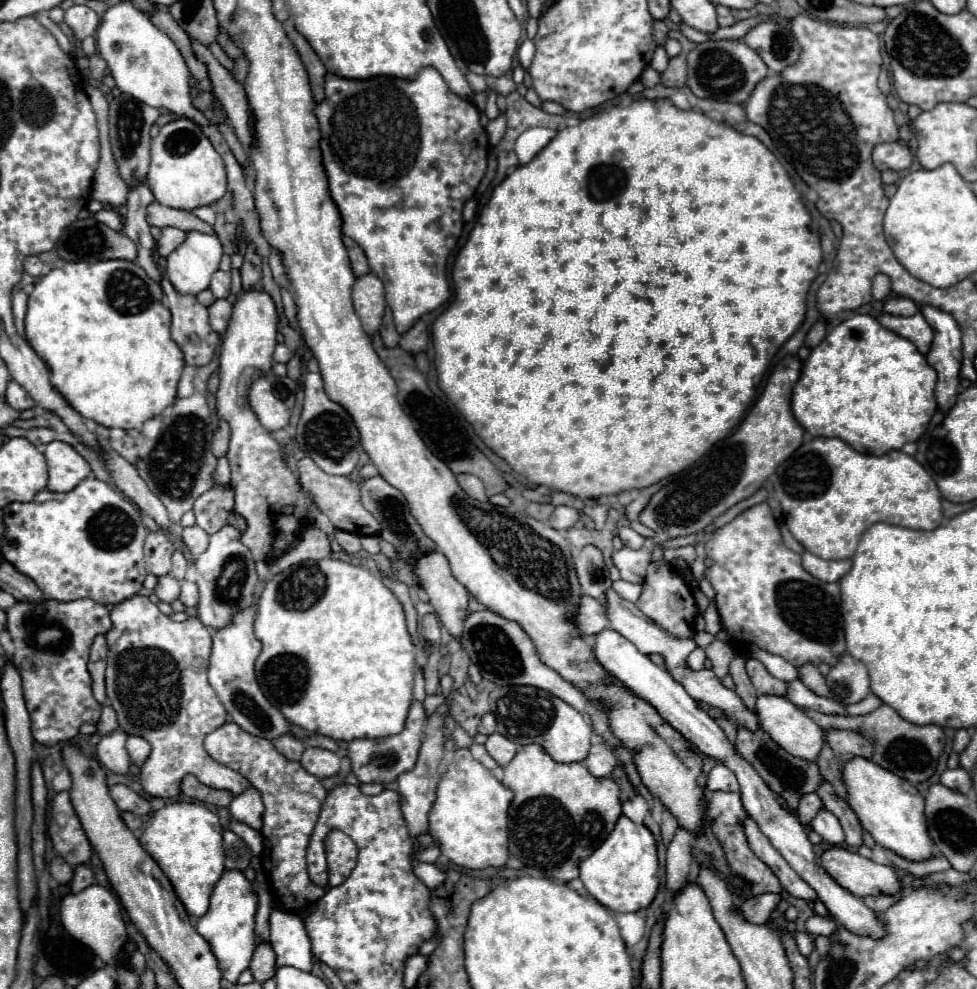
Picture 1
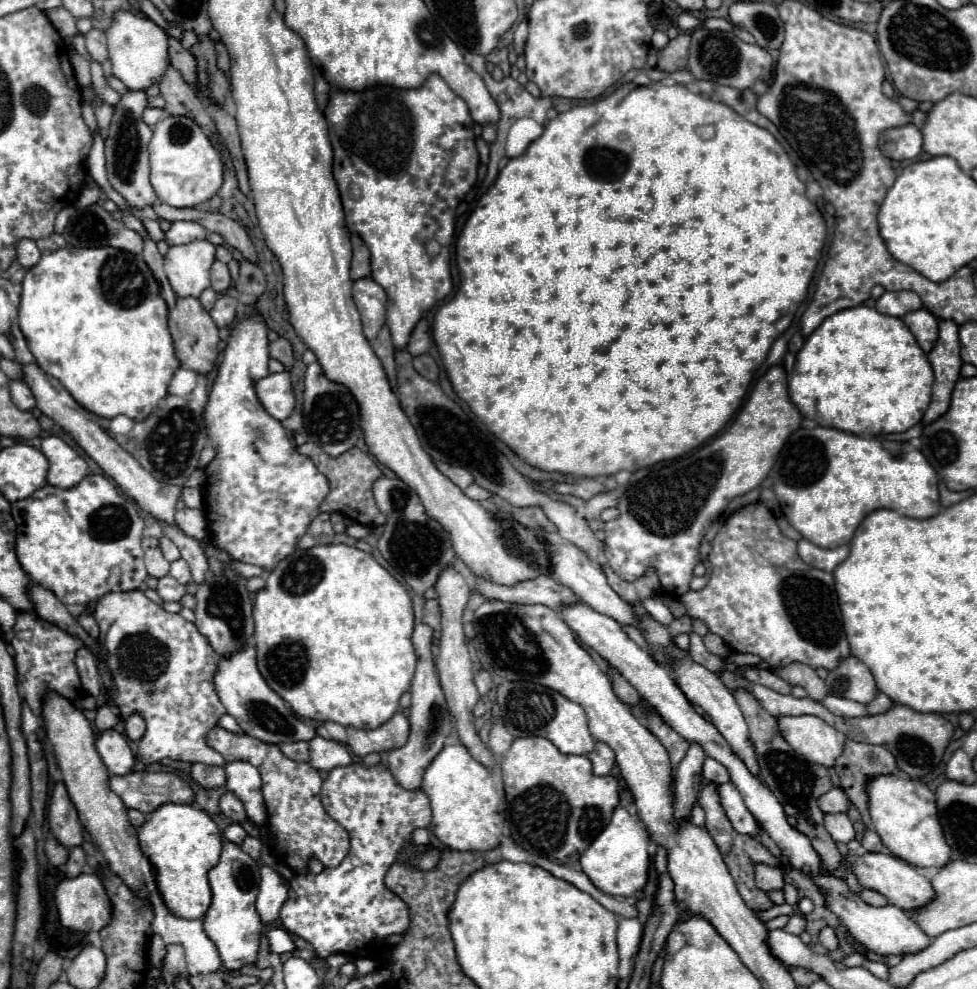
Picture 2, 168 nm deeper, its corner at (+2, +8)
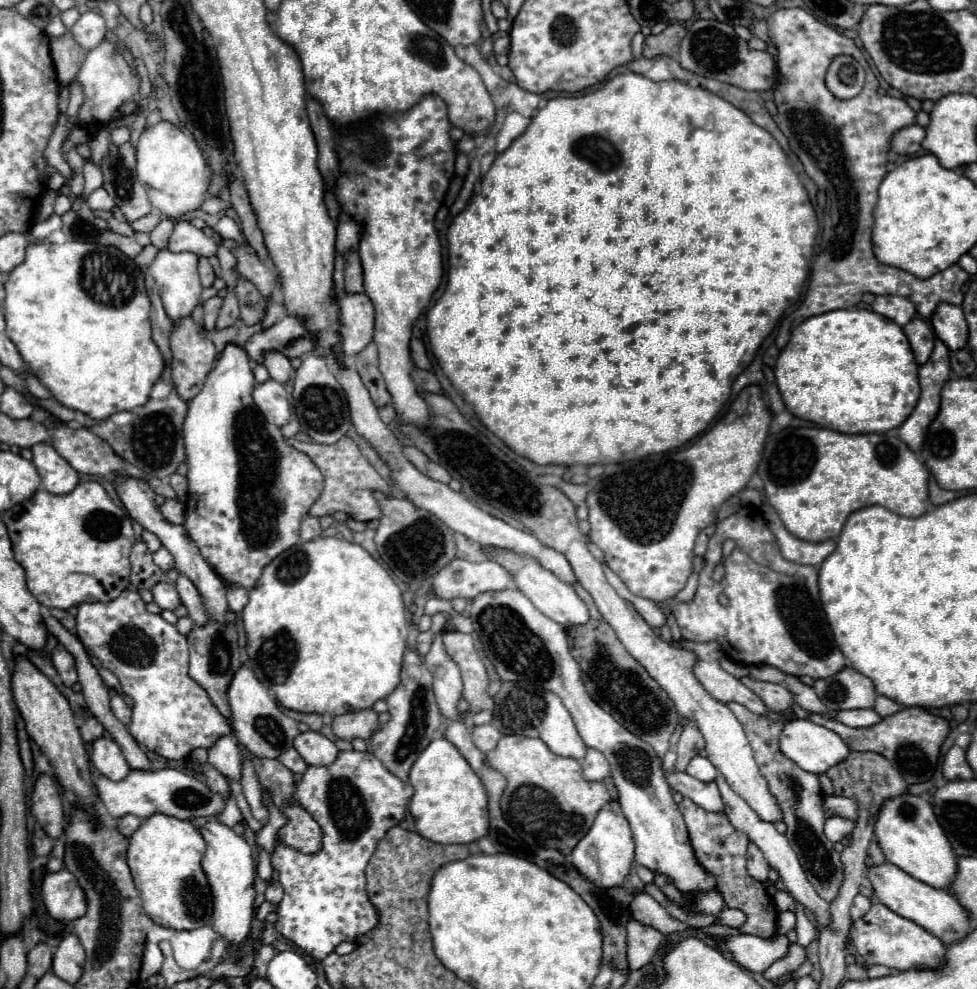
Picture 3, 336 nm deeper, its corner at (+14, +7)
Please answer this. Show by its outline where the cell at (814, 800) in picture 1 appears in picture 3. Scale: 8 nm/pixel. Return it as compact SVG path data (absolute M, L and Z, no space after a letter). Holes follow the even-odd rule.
M825 796L825 816L843 816L849 820L857 820L857 802L853 798L845 798L845 796Z

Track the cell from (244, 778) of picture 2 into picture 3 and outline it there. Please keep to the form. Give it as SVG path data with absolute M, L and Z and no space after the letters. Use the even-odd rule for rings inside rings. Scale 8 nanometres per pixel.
M233 734L221 736L213 748L209 748L209 764L213 764L225 778L241 780L241 750Z

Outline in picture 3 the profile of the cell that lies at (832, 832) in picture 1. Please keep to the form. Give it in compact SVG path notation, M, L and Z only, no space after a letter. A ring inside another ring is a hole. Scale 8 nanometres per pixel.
M833 816L825 822L825 836L831 842L841 842L845 836L849 836L853 832L853 824L851 820L845 820L841 816Z

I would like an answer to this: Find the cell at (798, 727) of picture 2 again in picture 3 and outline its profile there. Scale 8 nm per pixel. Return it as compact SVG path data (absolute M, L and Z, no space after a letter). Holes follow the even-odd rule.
M789 720L781 732L781 752L805 772L823 774L849 756L849 746L839 734L811 720Z

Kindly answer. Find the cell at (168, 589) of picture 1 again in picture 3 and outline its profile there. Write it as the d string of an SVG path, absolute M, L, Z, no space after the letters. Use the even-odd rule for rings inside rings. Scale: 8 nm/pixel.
M159 582L151 592L153 592L153 598L155 598L155 604L161 610L175 610L181 602L179 596L177 596L175 586L169 584L169 582Z

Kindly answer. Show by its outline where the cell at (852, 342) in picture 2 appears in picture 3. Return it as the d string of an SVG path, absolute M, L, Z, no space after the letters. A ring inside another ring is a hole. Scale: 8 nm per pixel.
M833 310L803 320L781 350L775 380L785 408L843 434L887 432L905 422L919 400L917 362L901 326L863 310Z

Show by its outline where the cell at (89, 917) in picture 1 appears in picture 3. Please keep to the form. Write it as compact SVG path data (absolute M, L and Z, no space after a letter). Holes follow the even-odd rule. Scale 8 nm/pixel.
M67 870L47 874L41 884L41 896L49 914L57 920L75 920L85 914L85 894L77 878Z

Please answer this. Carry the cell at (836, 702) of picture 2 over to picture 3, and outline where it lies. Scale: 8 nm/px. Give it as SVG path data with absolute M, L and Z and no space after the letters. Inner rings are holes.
M839 710L837 720L851 728L867 728L873 724L879 724L883 718L877 716L873 710Z

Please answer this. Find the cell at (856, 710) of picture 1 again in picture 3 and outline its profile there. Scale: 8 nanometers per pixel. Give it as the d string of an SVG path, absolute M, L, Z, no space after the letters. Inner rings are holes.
M877 696L877 702L875 702L875 708L873 710L885 718L885 716L891 716L891 714L901 712L901 708L903 708L901 704L897 704L897 702L893 702L893 700L885 698L885 696Z

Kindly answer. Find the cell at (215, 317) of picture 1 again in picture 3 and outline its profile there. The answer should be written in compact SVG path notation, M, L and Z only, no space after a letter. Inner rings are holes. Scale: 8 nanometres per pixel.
M219 296L209 298L203 304L203 310L205 310L205 330L213 330L215 328L215 322L217 322L217 314L219 314L221 304L223 304L223 298L219 298Z

